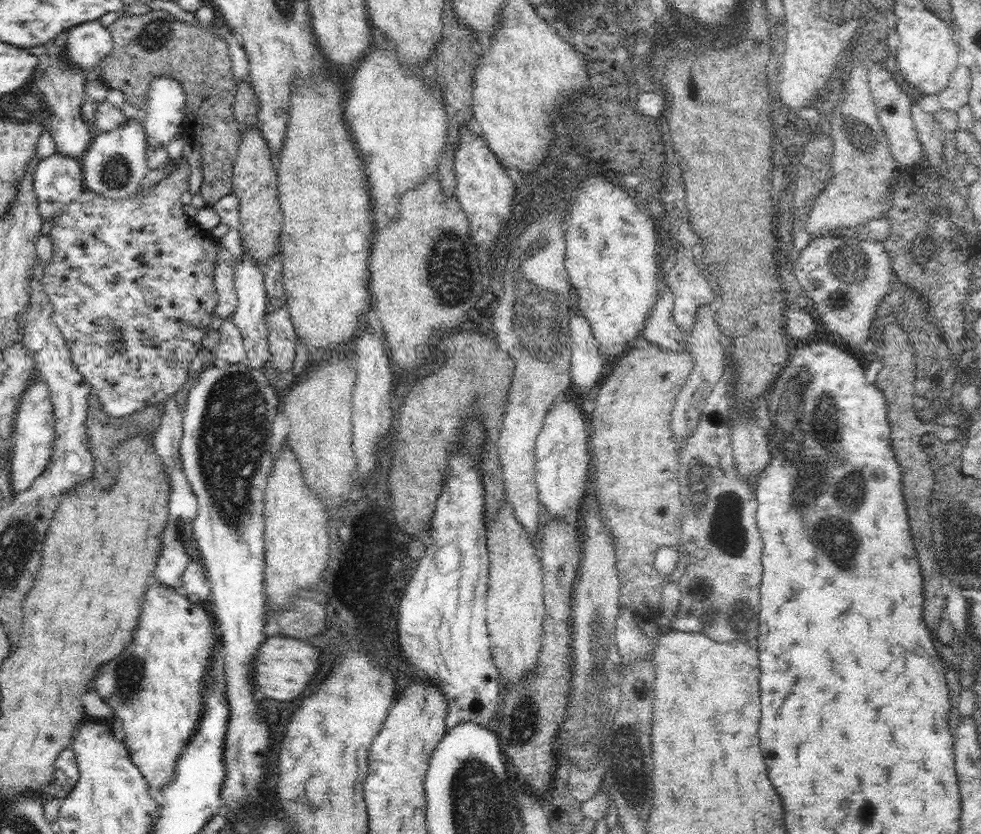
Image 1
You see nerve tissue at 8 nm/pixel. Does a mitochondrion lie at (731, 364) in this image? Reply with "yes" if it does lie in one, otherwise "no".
no

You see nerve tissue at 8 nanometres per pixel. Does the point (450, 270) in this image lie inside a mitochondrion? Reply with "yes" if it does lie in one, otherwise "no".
yes

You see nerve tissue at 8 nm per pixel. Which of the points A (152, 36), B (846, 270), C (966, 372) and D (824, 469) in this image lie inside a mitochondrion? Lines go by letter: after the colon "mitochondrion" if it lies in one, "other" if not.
A: mitochondrion
B: mitochondrion
C: other
D: mitochondrion

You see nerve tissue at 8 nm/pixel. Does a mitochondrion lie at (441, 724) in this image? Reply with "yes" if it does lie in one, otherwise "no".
no

